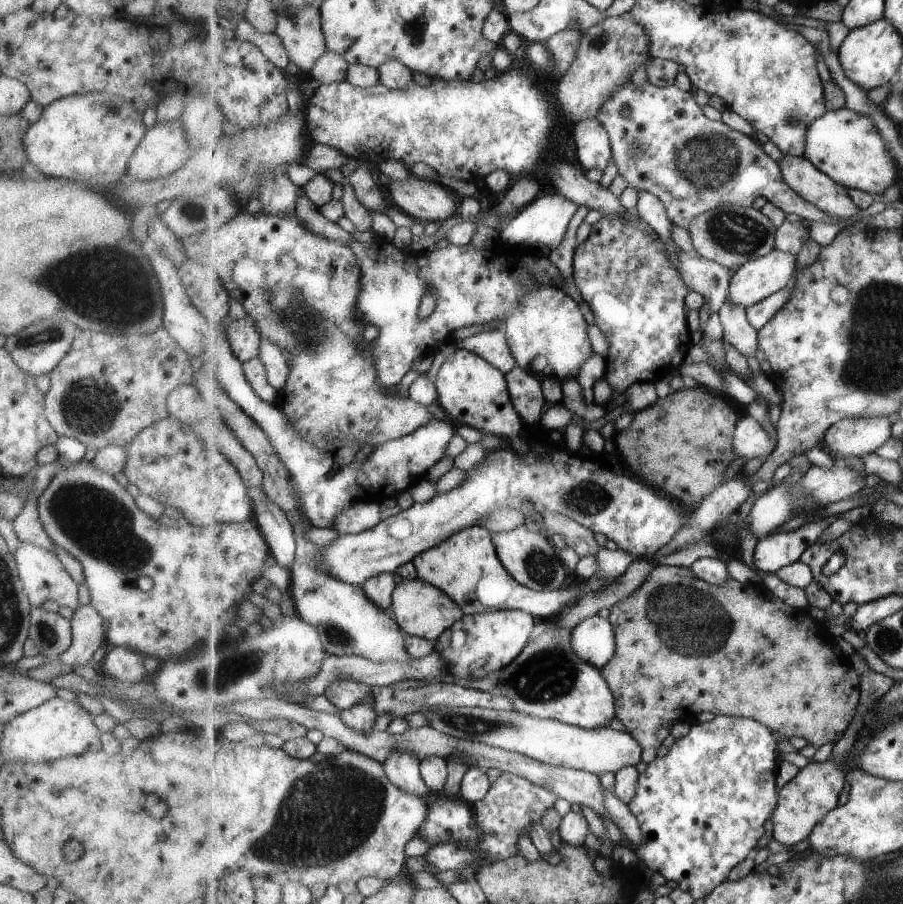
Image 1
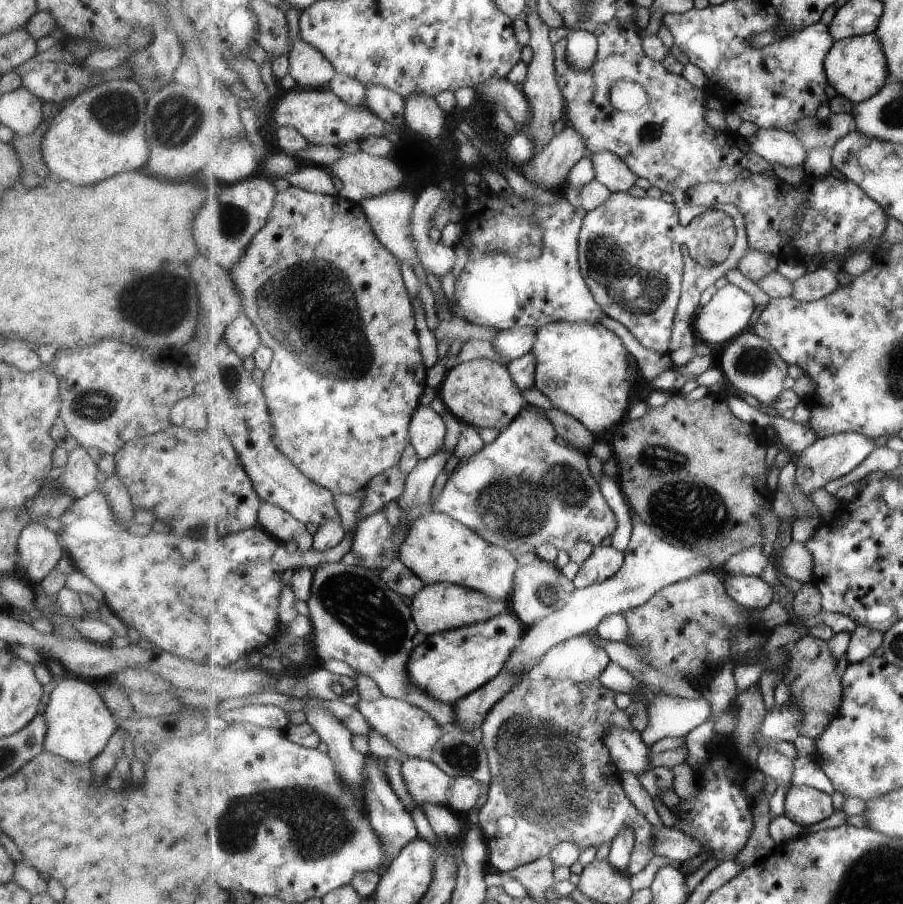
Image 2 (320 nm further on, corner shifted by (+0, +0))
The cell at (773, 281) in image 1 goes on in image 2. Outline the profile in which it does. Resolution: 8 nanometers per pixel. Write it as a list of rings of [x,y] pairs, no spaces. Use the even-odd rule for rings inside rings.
[[[734,283],[725,284],[713,296],[713,299],[702,306],[697,314],[695,331],[699,337],[707,344],[725,344],[735,339],[741,332],[749,328],[749,322],[755,314],[755,298],[747,290],[740,288]]]

